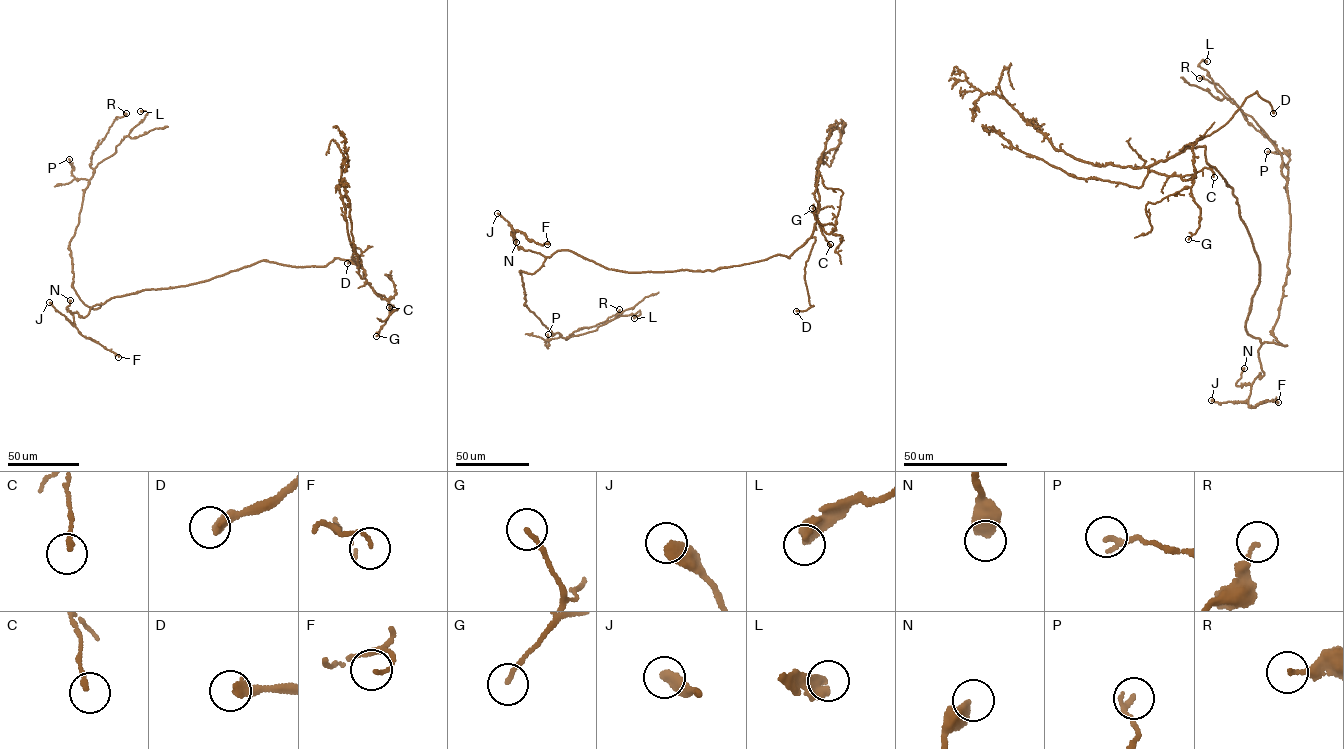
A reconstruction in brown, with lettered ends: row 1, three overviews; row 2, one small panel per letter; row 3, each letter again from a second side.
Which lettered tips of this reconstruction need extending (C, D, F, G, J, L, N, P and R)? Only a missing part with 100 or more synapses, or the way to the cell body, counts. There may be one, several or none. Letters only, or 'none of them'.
D

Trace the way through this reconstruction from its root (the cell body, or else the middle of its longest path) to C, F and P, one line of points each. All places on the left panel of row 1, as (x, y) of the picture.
C: (190, 284), (264, 260), (322, 266), (336, 258), (361, 266), (367, 282), (384, 296), (389, 307)
F: (190, 284), (113, 297), (93, 306), (83, 317), (73, 313), (75, 326), (82, 335), (118, 357)
P: (190, 284), (113, 297), (96, 309), (86, 305), (72, 286), (69, 245), (88, 180), (72, 175), (69, 159)

